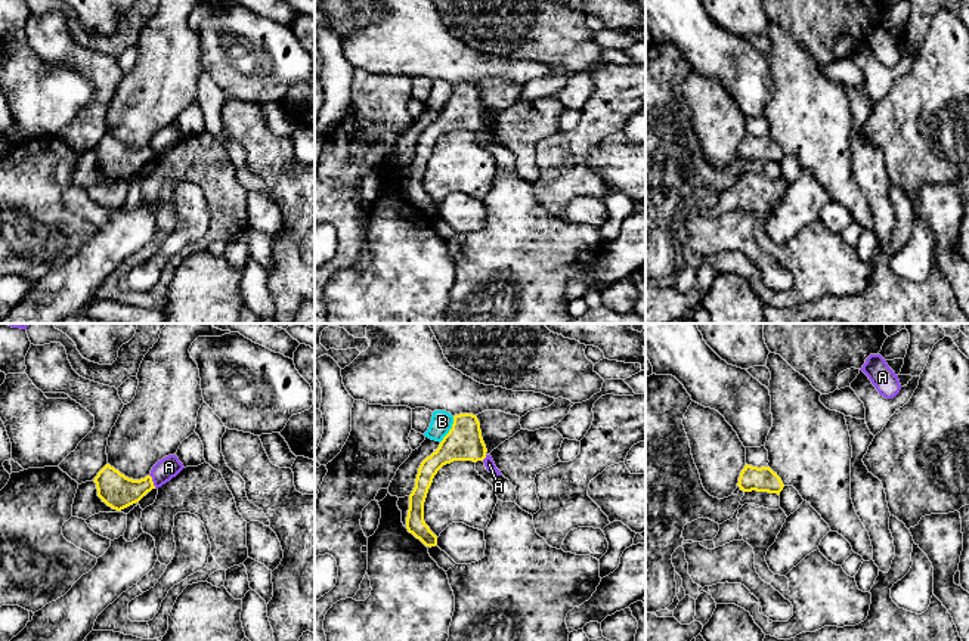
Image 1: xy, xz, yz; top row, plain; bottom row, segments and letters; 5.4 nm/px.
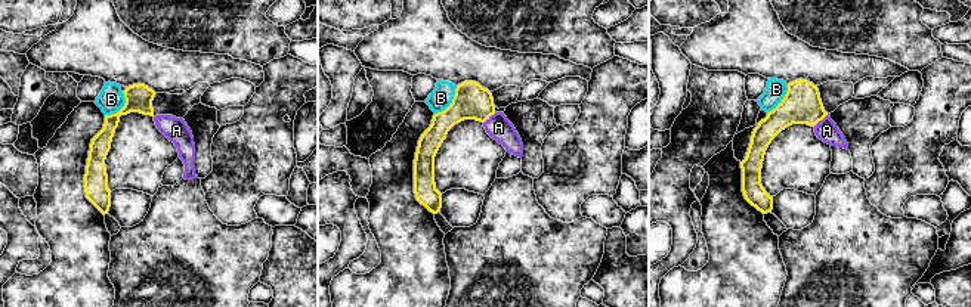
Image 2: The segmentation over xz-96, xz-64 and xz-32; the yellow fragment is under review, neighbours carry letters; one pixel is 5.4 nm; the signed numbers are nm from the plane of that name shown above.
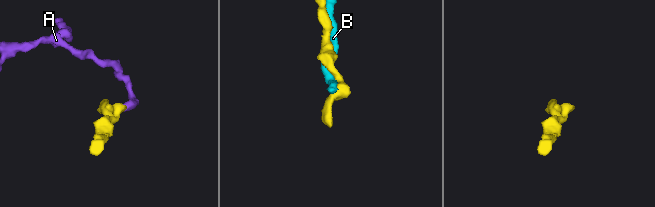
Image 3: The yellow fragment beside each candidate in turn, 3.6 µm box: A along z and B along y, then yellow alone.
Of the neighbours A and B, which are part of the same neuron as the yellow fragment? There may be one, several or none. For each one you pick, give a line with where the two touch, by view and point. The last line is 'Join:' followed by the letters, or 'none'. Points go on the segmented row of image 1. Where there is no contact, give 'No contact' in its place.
Join: none

